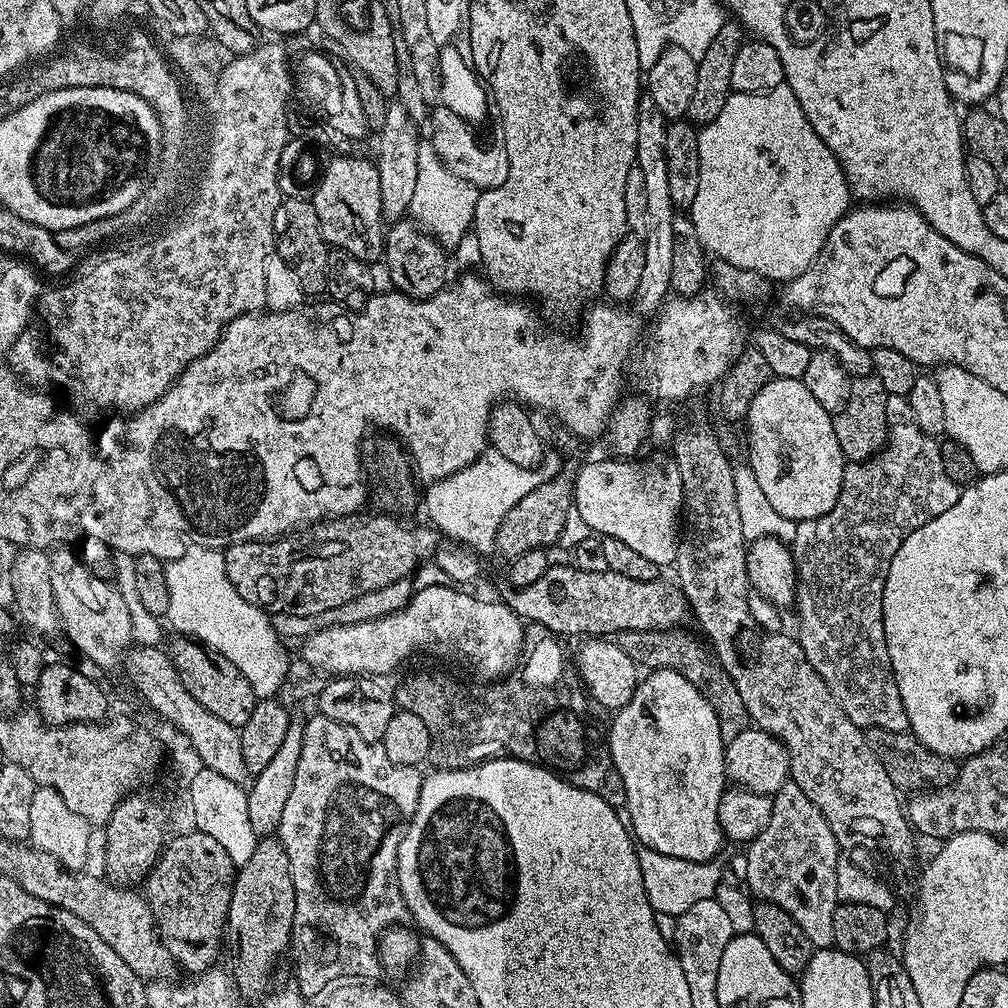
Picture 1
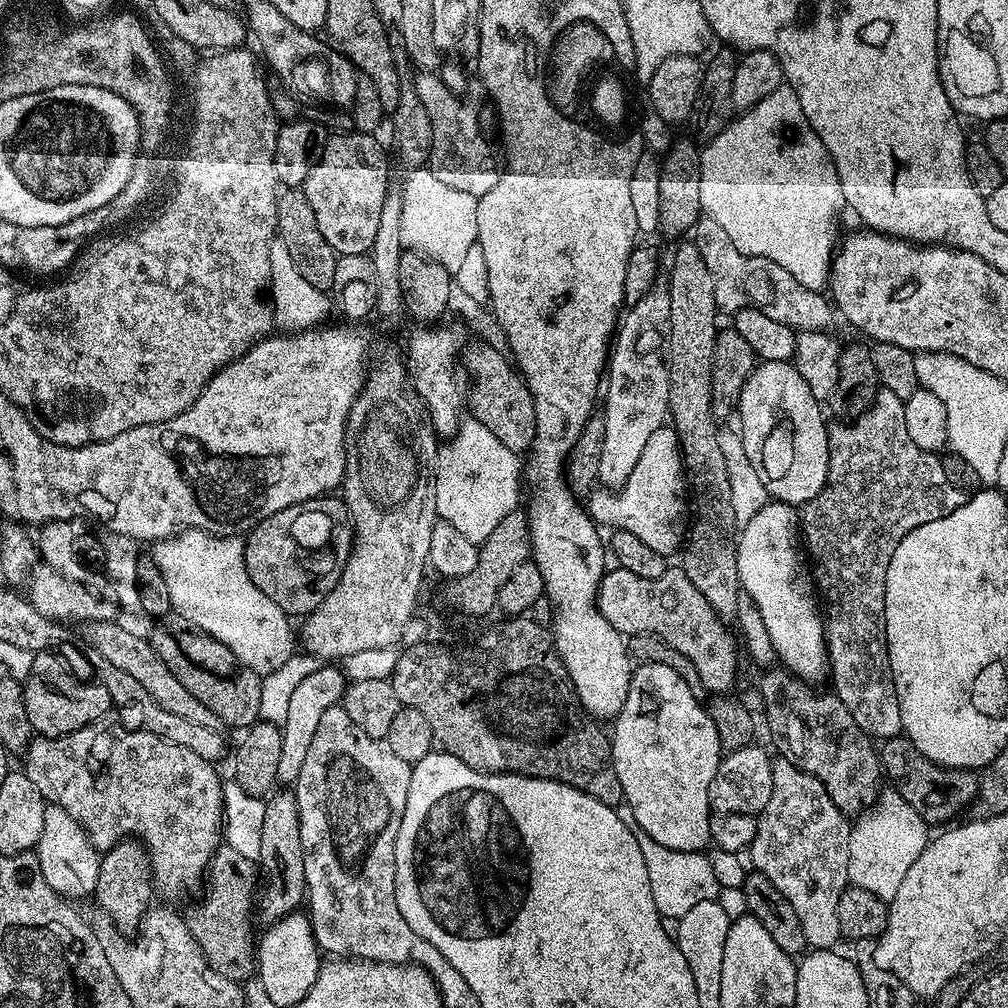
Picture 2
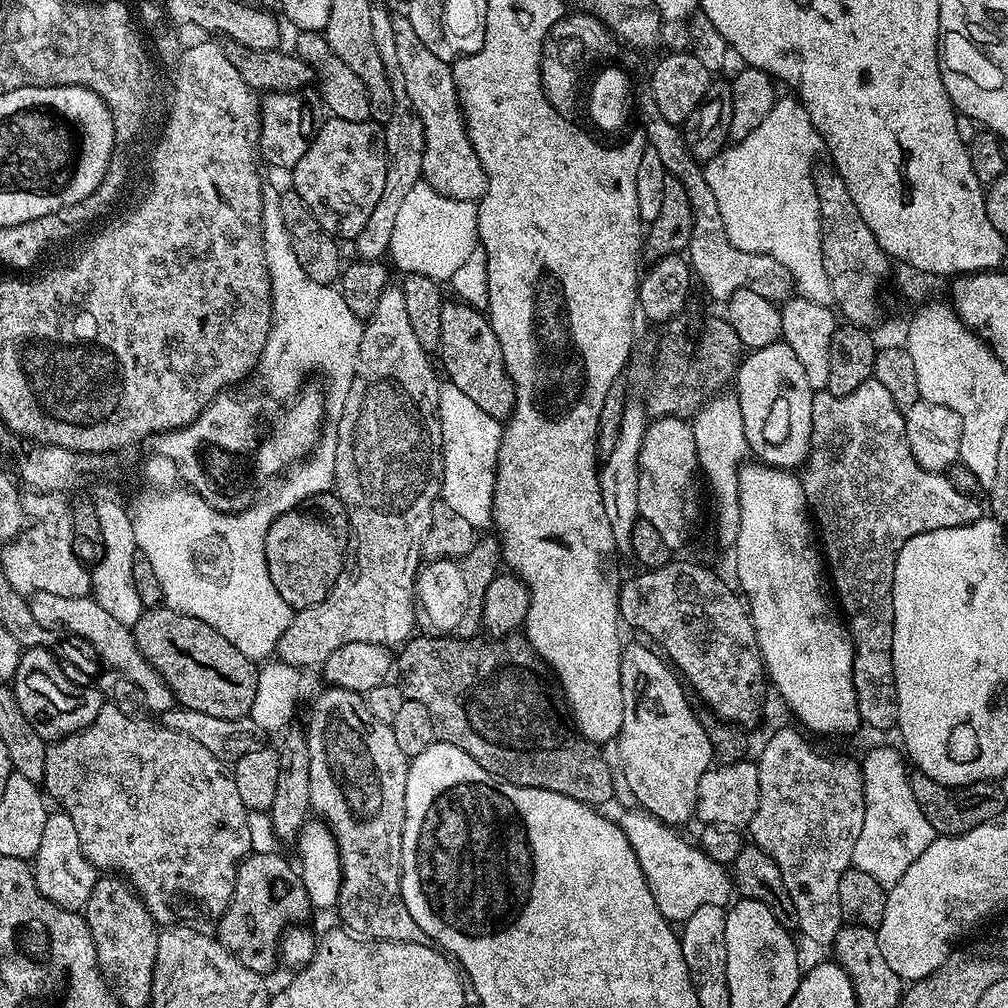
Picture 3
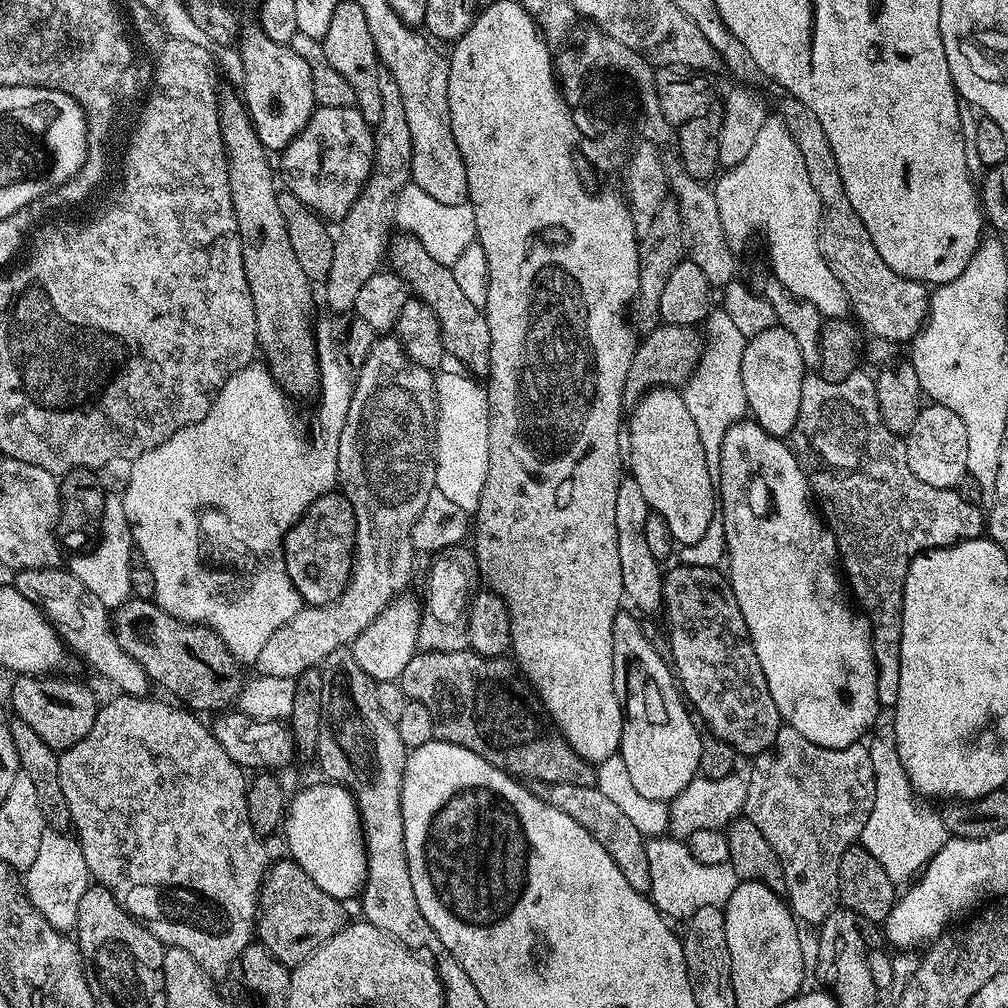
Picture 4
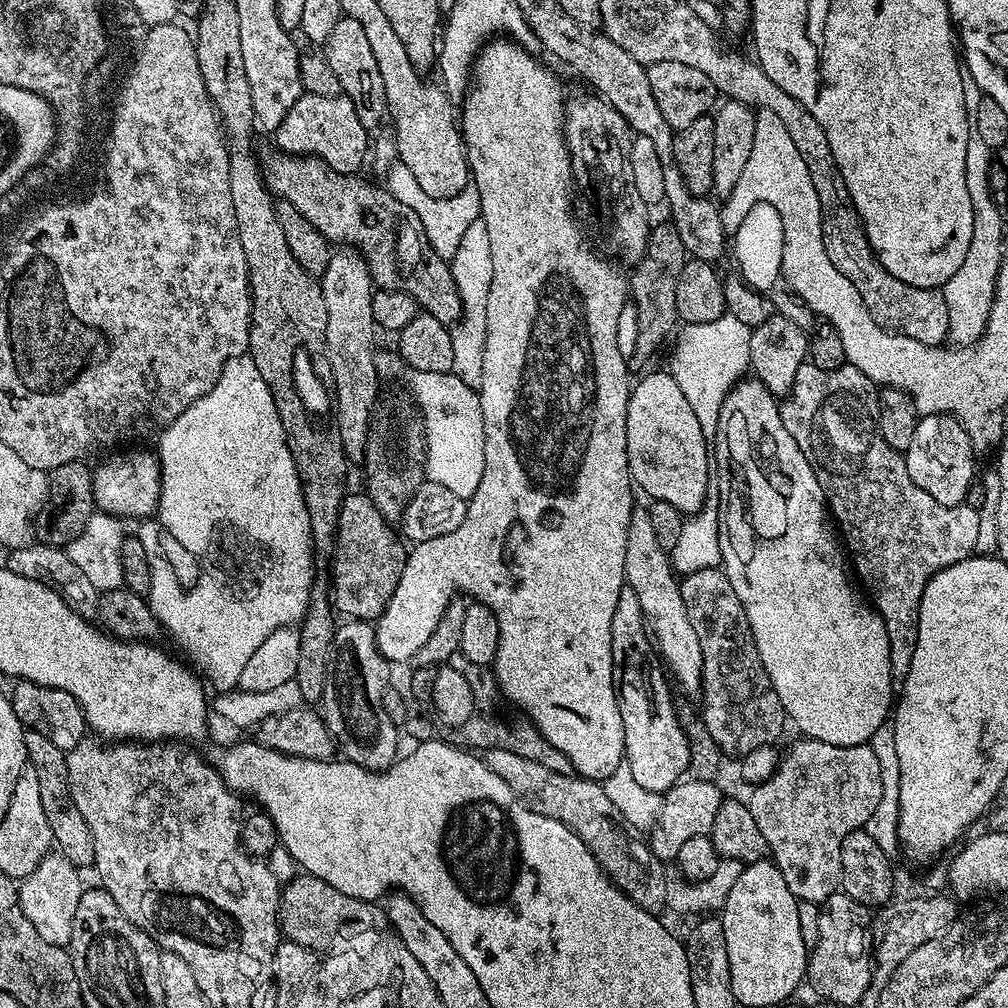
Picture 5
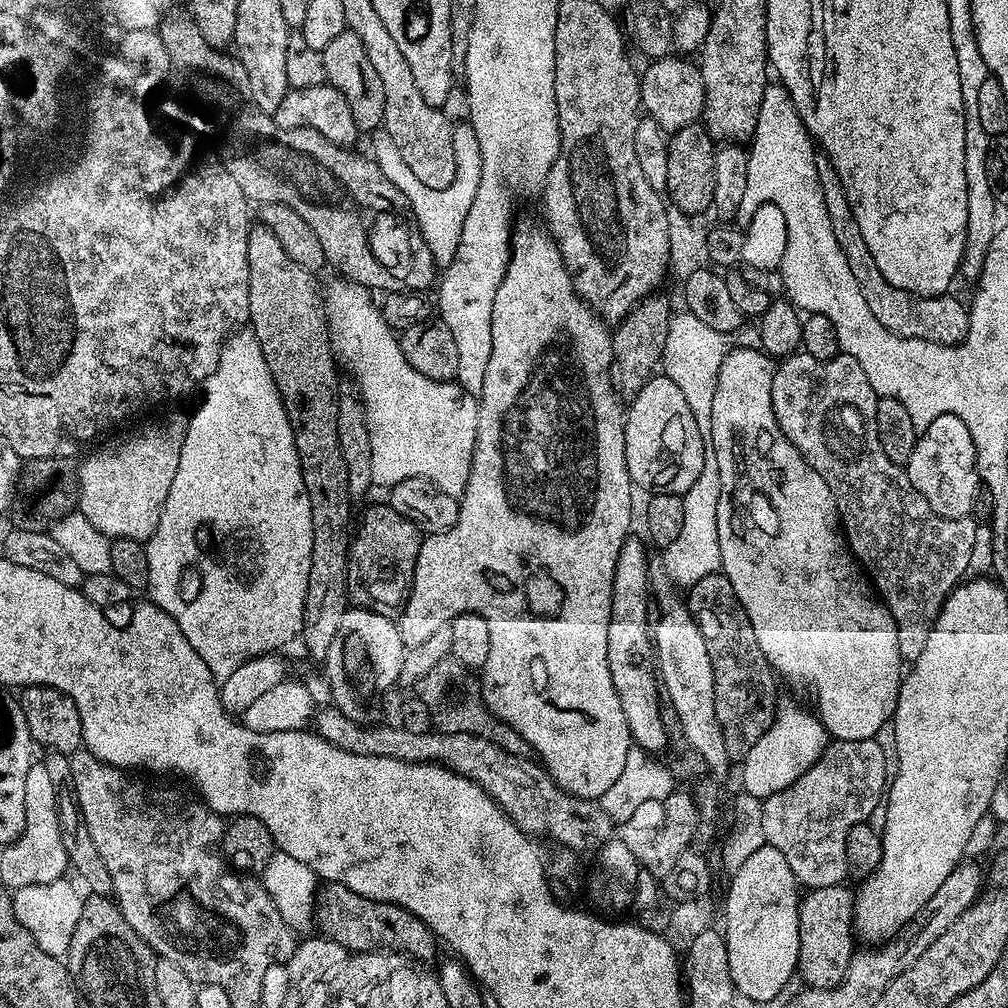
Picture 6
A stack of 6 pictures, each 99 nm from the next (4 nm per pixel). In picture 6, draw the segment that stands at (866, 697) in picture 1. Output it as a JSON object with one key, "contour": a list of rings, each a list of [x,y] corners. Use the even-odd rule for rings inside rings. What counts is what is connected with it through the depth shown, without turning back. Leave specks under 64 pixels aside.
{"contour":[[[797,350],[791,356],[783,357],[775,365],[772,373],[774,418],[778,422],[782,434],[786,434],[786,438],[799,450],[804,461],[814,470],[818,470],[818,474],[822,474],[822,478],[826,478],[826,486],[830,486],[830,490],[836,499],[836,510],[840,513],[842,531],[847,539],[849,548],[852,550],[852,555],[866,569],[867,575],[874,581],[875,591],[890,610],[898,630],[898,650],[900,655],[905,661],[911,662],[916,660],[918,654],[922,654],[922,650],[926,647],[926,638],[930,638],[930,630],[934,626],[936,615],[944,607],[944,599],[948,597],[948,593],[953,588],[957,587],[965,579],[967,562],[970,559],[970,550],[973,549],[975,530],[978,524],[971,515],[959,516],[956,520],[951,520],[945,516],[938,515],[934,510],[930,510],[930,502],[926,502],[926,498],[922,498],[922,494],[918,494],[918,490],[914,490],[907,471],[901,465],[890,462],[890,458],[886,458],[886,450],[882,450],[882,442],[878,442],[878,426],[876,425],[877,399],[876,391],[870,386],[870,378],[866,378],[866,370],[862,370],[860,360],[847,354],[838,354],[829,360],[819,360],[806,351]]]}

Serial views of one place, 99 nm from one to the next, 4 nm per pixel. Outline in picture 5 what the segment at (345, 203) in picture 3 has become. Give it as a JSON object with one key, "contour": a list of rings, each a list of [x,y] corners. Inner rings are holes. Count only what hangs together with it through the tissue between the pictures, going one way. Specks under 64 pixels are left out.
{"contour":[[[305,92],[290,106],[282,122],[274,133],[275,144],[279,151],[289,154],[307,154],[319,156],[335,172],[356,174],[364,164],[364,155],[370,152],[370,132],[362,126],[358,114],[354,111],[354,102],[342,94],[323,96]]]}

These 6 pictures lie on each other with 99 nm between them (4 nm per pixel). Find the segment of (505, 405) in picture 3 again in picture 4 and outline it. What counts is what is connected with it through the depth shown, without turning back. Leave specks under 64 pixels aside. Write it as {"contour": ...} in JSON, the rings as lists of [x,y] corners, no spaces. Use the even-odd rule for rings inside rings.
{"contour":[[[396,234],[391,237],[386,260],[391,271],[397,272],[418,299],[426,302],[426,306],[430,306],[430,310],[438,314],[445,353],[458,358],[458,362],[466,365],[467,371],[473,377],[487,377],[490,366],[488,319],[485,318],[481,305],[466,299],[466,293],[458,286],[451,267],[442,262],[434,262],[434,258],[426,254],[426,246],[422,246],[422,242],[407,234]]]}

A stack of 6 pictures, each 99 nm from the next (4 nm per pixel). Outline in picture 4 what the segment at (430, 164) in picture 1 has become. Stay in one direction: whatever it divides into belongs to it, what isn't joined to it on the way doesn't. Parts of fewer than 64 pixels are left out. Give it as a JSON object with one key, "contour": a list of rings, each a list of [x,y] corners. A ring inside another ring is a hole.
{"contour":[[[411,182],[398,198],[395,227],[422,242],[422,246],[426,246],[426,254],[430,254],[434,262],[449,266],[458,262],[458,258],[462,258],[462,250],[476,240],[476,219],[471,204],[465,202],[458,206],[446,206],[446,202],[437,202],[435,198],[430,198],[430,194],[426,194],[426,190]]]}

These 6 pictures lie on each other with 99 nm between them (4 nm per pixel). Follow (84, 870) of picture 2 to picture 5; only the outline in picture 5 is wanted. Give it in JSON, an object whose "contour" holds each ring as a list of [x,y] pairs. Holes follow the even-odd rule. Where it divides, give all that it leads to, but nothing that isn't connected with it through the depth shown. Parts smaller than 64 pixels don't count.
{"contour":[[[50,854],[27,878],[19,881],[22,914],[30,918],[30,926],[34,926],[34,930],[38,930],[38,934],[46,938],[46,942],[71,945],[78,898],[82,891],[80,876],[81,873],[65,856]]]}

